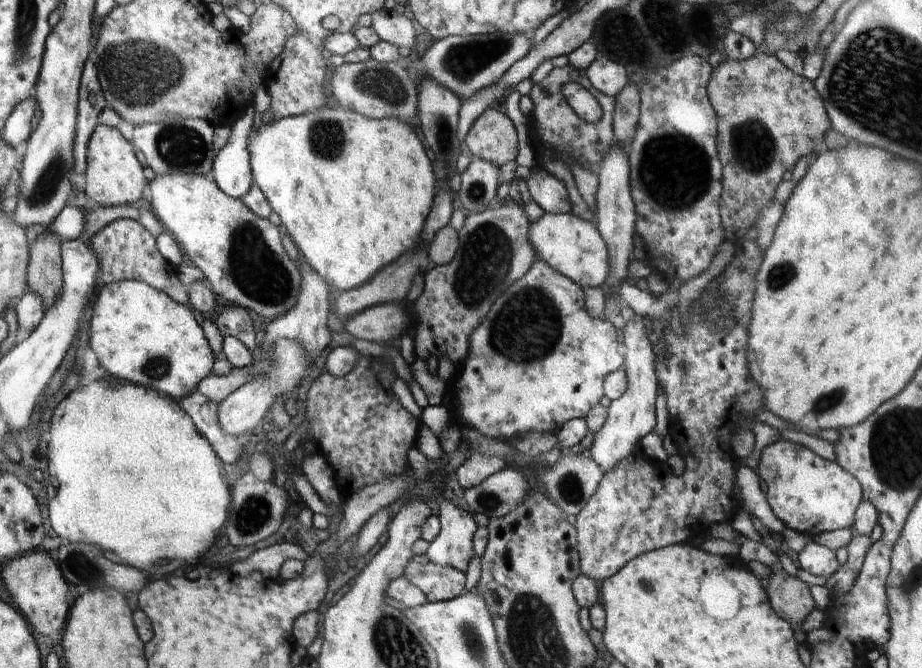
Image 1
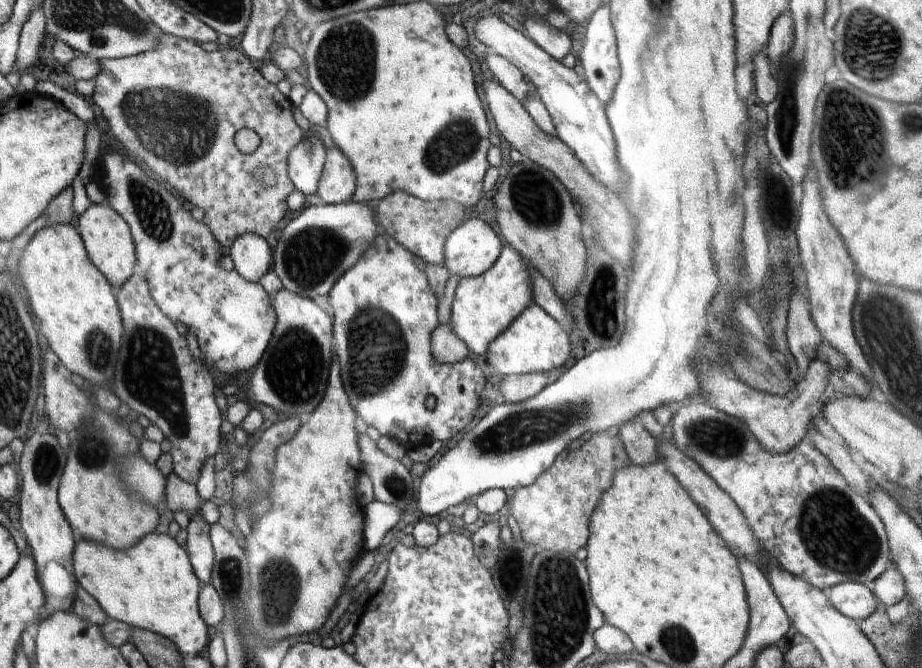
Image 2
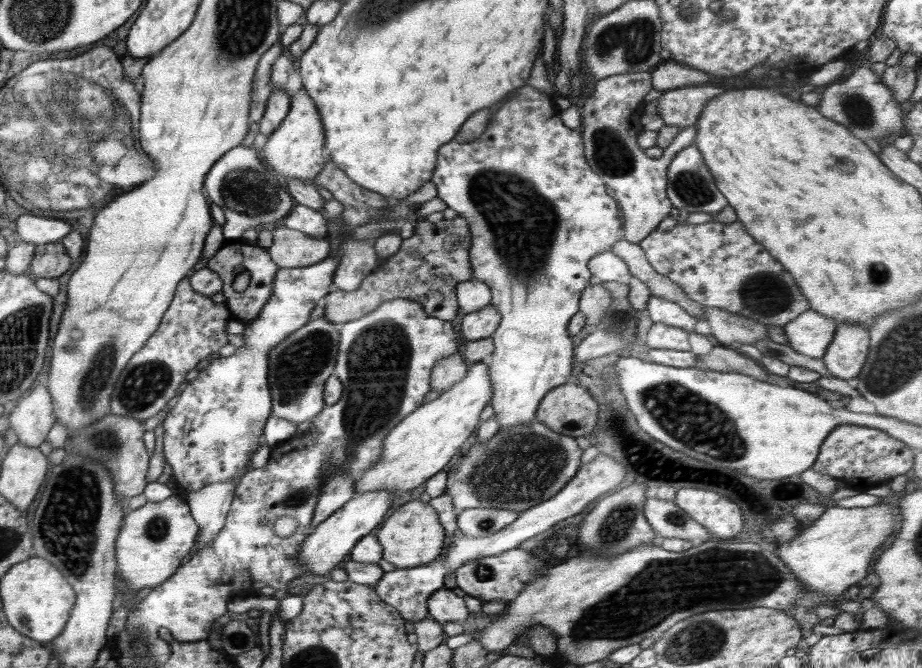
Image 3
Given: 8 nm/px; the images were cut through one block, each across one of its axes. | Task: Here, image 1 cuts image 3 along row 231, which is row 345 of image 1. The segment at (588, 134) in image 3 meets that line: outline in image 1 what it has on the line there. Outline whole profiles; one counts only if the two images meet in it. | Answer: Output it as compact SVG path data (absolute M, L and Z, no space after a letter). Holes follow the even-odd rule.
M643 317L628 321L624 327L622 343L625 361L622 369L627 374L627 388L620 398L615 399L607 408L604 426L594 434L594 440L586 451L602 472L614 470L630 454L647 434L656 426L656 395L659 391L659 380L654 366L654 348L646 334L646 322Z

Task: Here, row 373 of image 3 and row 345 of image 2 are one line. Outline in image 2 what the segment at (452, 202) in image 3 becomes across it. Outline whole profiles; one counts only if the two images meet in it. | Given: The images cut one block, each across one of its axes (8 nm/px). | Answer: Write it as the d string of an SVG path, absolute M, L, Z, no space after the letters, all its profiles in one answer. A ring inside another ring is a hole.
M530 303L512 324L497 336L487 350L488 368L493 376L548 373L565 364L570 358L570 339L547 312L536 303Z

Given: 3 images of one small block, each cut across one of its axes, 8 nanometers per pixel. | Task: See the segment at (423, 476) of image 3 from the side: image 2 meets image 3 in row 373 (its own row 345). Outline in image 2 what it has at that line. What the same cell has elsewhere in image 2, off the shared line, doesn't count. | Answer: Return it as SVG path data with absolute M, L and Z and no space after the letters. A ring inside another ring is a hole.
M504 243L494 266L482 276L461 278L455 290L450 310L454 334L476 356L487 352L489 344L508 328L532 300L529 264L510 245Z

